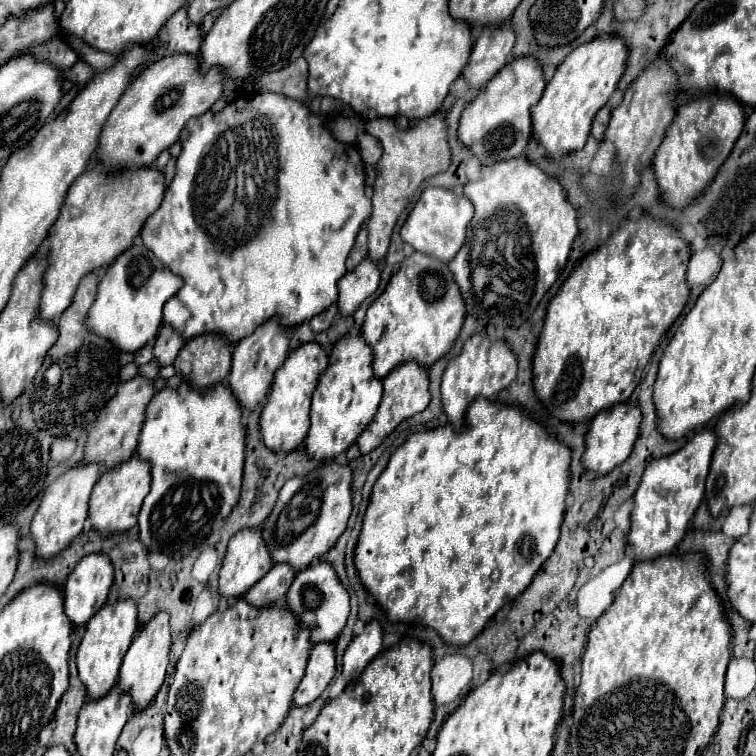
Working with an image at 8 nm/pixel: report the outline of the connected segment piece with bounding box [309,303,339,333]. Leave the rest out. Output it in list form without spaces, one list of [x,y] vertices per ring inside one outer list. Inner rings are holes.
[[[333,303],[333,305],[329,305],[327,307],[327,311],[321,311],[315,319],[311,319],[309,321],[309,325],[311,325],[311,329],[315,331],[315,333],[321,333],[321,331],[325,331],[331,323],[333,323],[333,319],[335,319],[335,315],[337,315],[339,311],[337,311],[337,305]]]

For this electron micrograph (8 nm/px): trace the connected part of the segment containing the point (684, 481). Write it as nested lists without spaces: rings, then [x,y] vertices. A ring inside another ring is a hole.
[[[709,429],[697,431],[679,451],[653,459],[635,491],[635,507],[631,513],[629,543],[635,549],[635,559],[645,561],[657,555],[669,553],[685,535],[685,529],[701,505],[705,479],[709,473],[711,453],[715,451],[715,433]]]

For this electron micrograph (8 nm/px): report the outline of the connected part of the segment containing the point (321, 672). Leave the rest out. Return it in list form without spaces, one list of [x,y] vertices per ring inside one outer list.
[[[335,643],[313,645],[305,677],[293,695],[293,703],[297,707],[313,703],[325,691],[333,675],[335,675]]]

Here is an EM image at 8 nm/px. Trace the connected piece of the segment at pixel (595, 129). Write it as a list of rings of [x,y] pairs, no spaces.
[[[603,107],[603,109],[595,115],[595,119],[593,119],[591,135],[593,135],[597,141],[603,139],[603,133],[605,133],[605,129],[607,129],[607,125],[609,125],[609,115],[611,115],[611,109],[609,109],[609,107]]]

